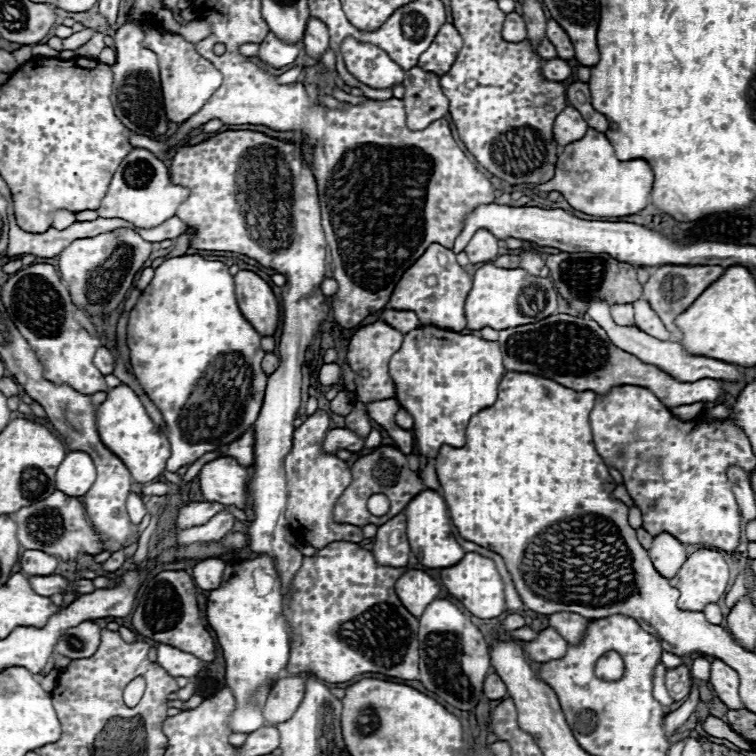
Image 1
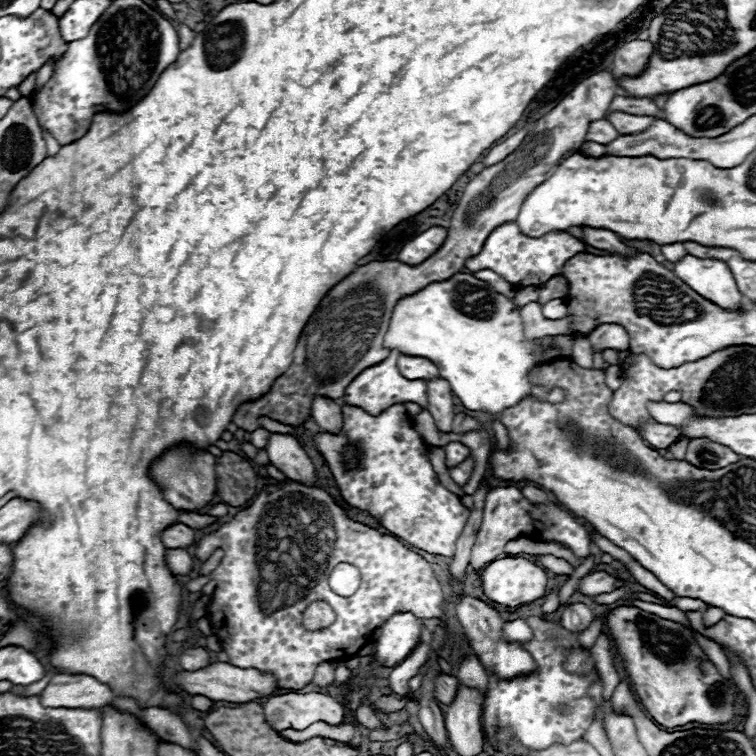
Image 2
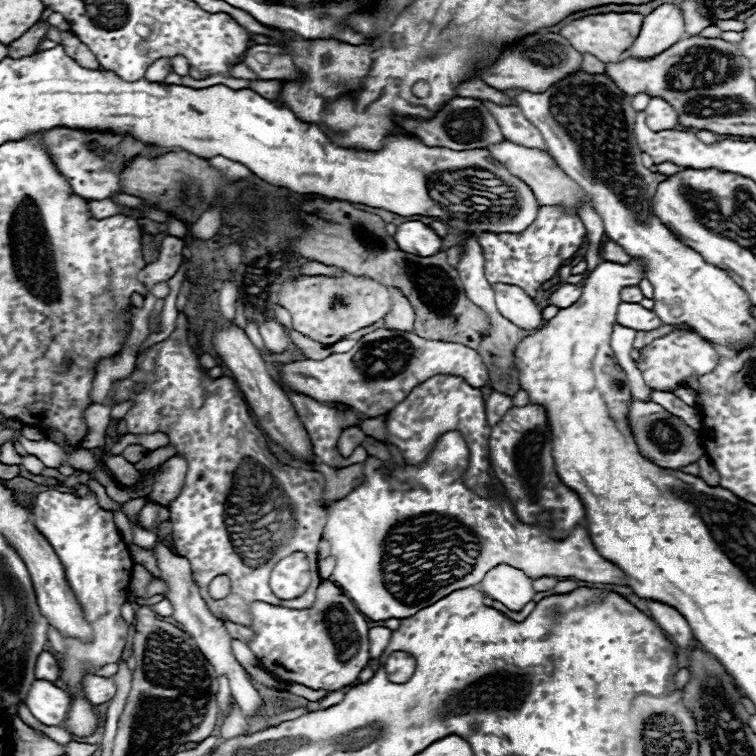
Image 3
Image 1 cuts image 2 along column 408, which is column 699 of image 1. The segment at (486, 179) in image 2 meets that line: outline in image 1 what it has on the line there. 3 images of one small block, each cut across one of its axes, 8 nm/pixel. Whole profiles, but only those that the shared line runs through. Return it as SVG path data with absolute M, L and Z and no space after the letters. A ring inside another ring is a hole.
M664 264L658 266L656 272L650 276L650 280L644 284L644 298L650 302L652 310L660 316L664 326L672 332L674 340L680 340L680 330L674 324L674 318L682 314L712 282L716 282L724 274L722 266L676 266L676 264Z

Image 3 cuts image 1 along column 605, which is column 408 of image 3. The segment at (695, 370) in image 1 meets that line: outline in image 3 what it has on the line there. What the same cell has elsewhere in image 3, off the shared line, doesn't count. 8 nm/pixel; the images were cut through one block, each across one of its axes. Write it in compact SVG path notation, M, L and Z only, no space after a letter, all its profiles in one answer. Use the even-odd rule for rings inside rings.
M386 288L388 294L390 294L390 302L392 302L392 308L390 312L386 314L386 326L390 328L396 328L396 330L414 330L414 310L410 306L410 302L404 298L404 294L398 290L398 288Z

